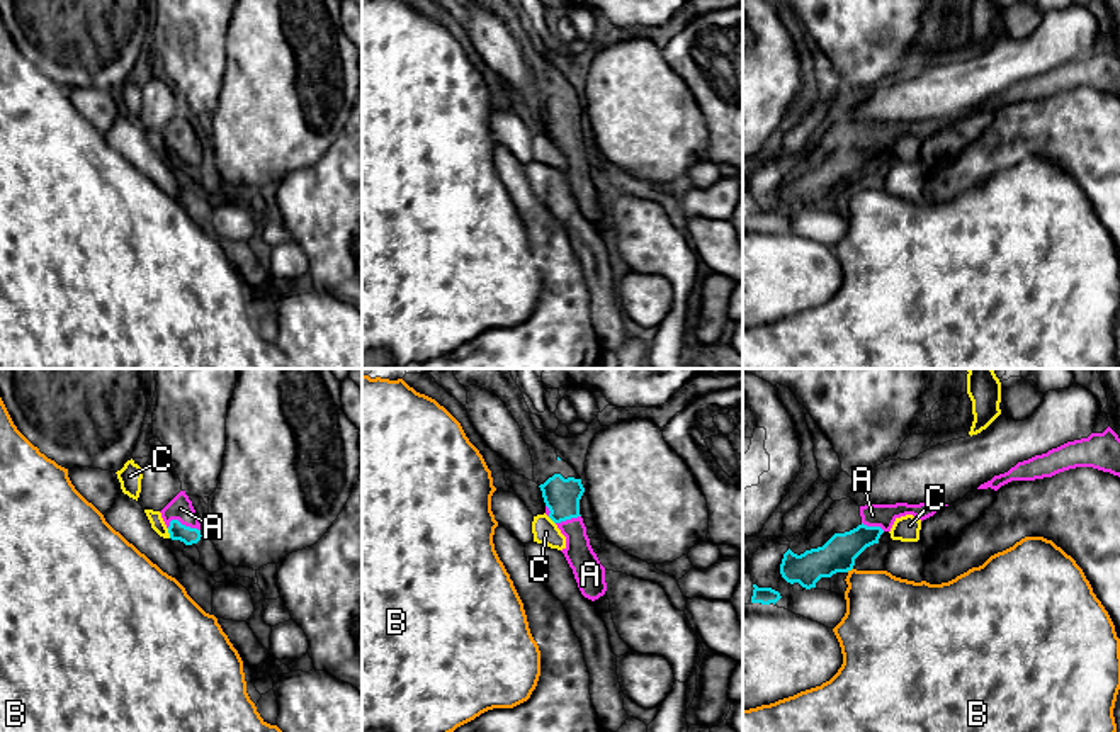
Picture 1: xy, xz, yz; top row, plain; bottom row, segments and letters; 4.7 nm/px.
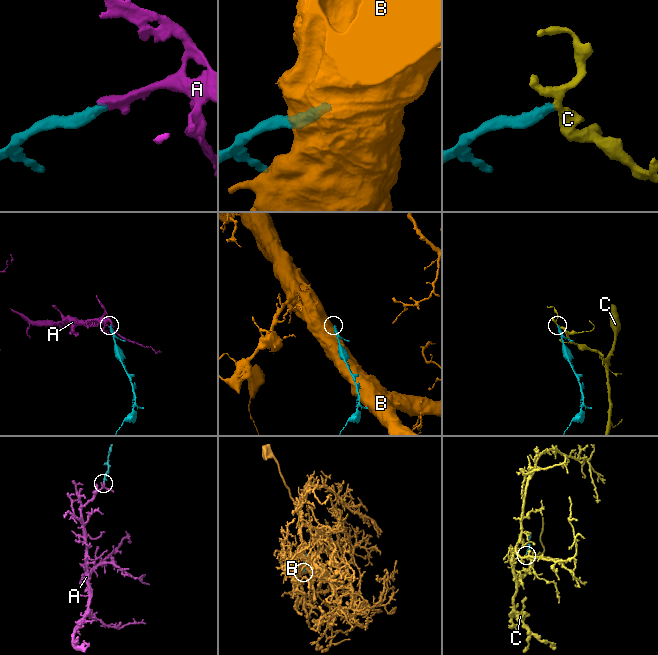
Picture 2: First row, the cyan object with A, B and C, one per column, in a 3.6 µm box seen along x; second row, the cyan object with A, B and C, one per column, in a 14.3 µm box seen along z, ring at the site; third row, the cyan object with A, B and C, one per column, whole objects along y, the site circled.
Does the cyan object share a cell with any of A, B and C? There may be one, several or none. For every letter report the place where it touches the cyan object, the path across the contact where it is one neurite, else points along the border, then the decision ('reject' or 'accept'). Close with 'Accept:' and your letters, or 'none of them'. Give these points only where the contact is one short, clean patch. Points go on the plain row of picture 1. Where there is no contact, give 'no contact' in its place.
A: meets cyan in xy at (181, 143); runs through xy (189, 155), (181, 143), (181, 128); accept
B: meets cyan in yz at (848, 189); border along yz (852, 187), (847, 191); reject
C: meets cyan in xy at (169, 152); border along xy (167, 148), (170, 157); reject
Accept: A

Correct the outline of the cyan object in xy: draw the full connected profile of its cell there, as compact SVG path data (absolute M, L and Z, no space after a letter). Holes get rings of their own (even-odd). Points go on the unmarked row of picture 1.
M180 110L160 132L172 160L180 160L185 165L201 160L201 143L185 110Z

